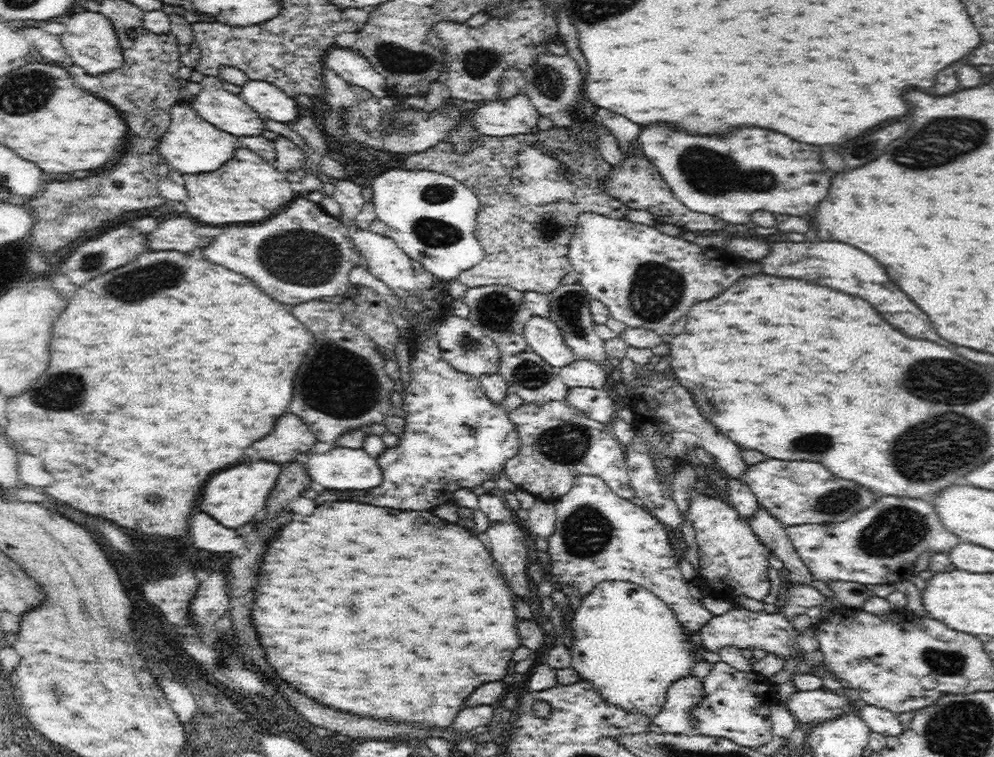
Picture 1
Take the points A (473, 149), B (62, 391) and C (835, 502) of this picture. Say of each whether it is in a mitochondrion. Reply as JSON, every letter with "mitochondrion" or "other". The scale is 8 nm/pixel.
{"A":"other","B":"mitochondrion","C":"mitochondrion"}

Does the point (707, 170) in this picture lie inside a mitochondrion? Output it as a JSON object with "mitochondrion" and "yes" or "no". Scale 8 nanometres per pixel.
{"mitochondrion":"yes"}

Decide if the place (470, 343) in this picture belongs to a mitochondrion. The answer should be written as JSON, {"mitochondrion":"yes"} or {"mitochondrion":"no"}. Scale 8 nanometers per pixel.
{"mitochondrion":"yes"}

